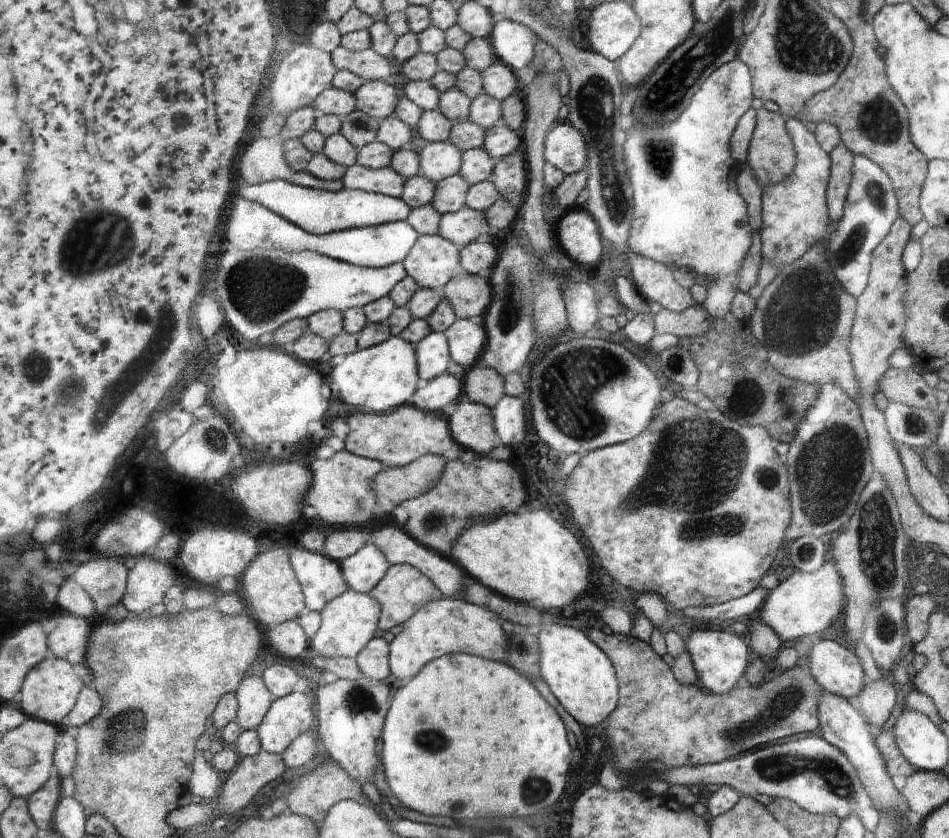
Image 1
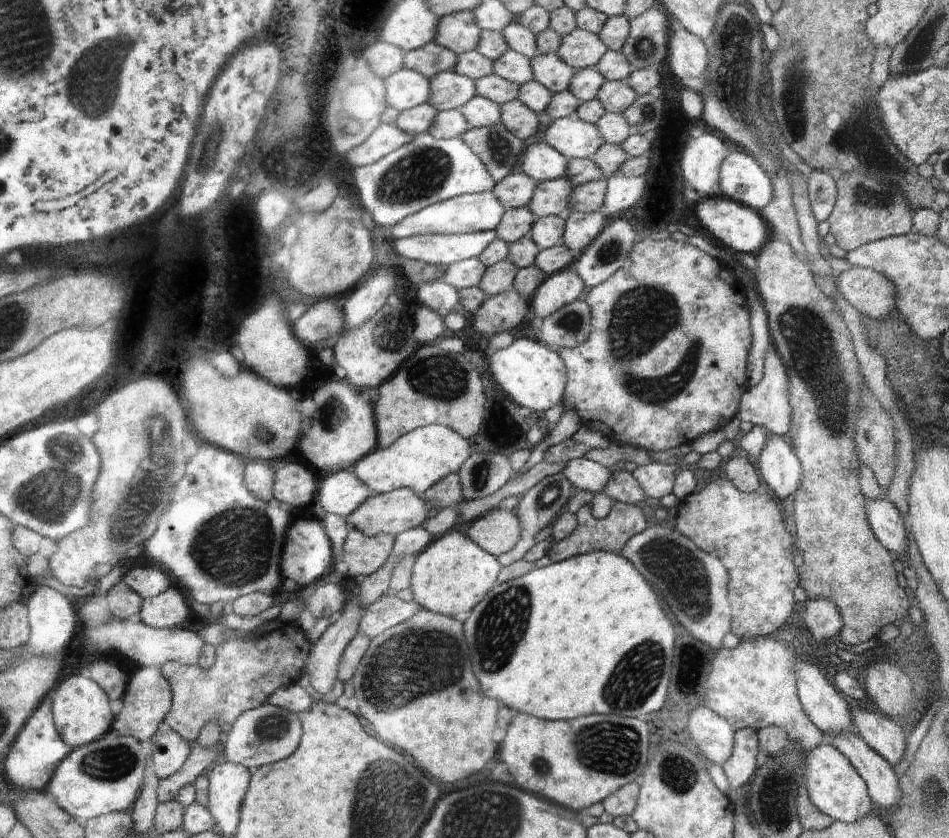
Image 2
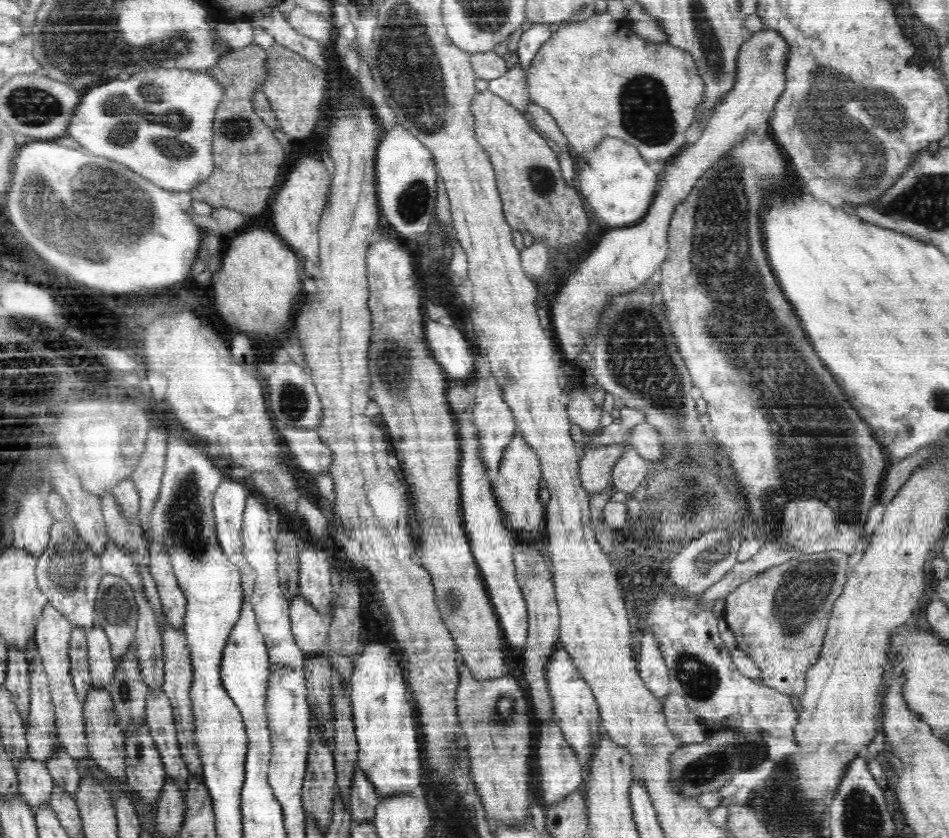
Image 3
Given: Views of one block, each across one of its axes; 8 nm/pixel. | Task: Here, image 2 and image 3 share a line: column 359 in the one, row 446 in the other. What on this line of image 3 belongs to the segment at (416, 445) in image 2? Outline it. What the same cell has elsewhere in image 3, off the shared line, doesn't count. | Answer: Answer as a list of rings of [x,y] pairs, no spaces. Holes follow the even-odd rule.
[[[458,416],[458,436],[461,442],[461,507],[462,519],[474,559],[484,579],[486,591],[497,615],[504,640],[514,648],[524,650],[528,636],[527,604],[517,581],[513,564],[513,538],[506,528],[505,517],[485,477],[485,466],[477,457],[477,429],[469,416]]]

